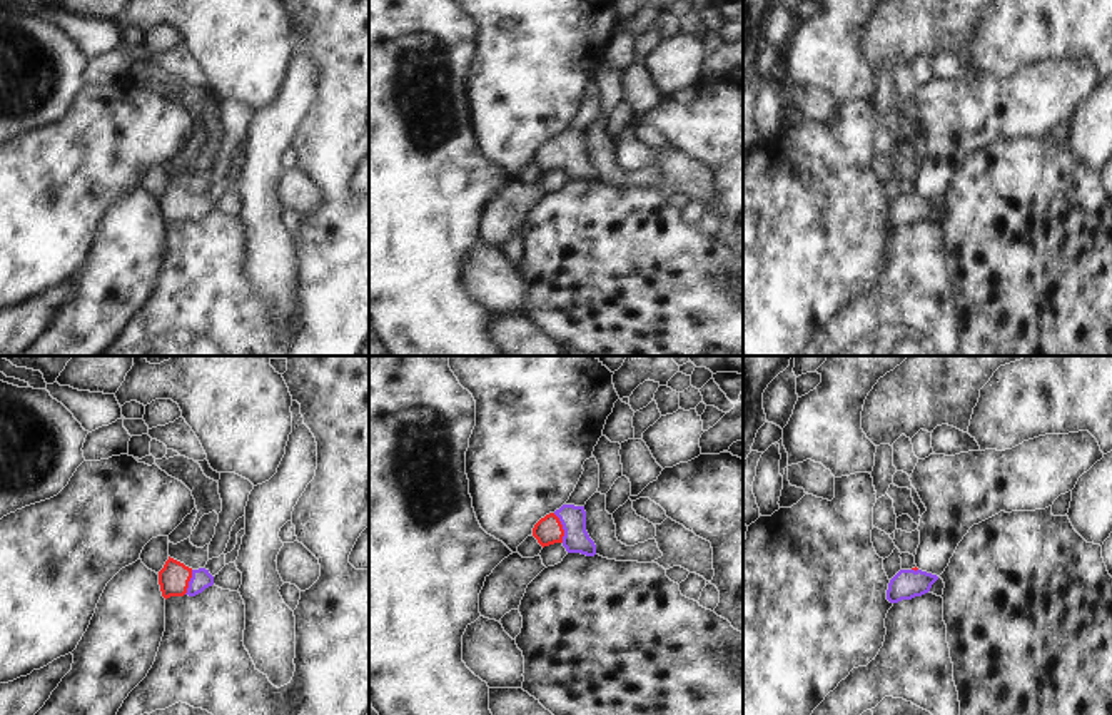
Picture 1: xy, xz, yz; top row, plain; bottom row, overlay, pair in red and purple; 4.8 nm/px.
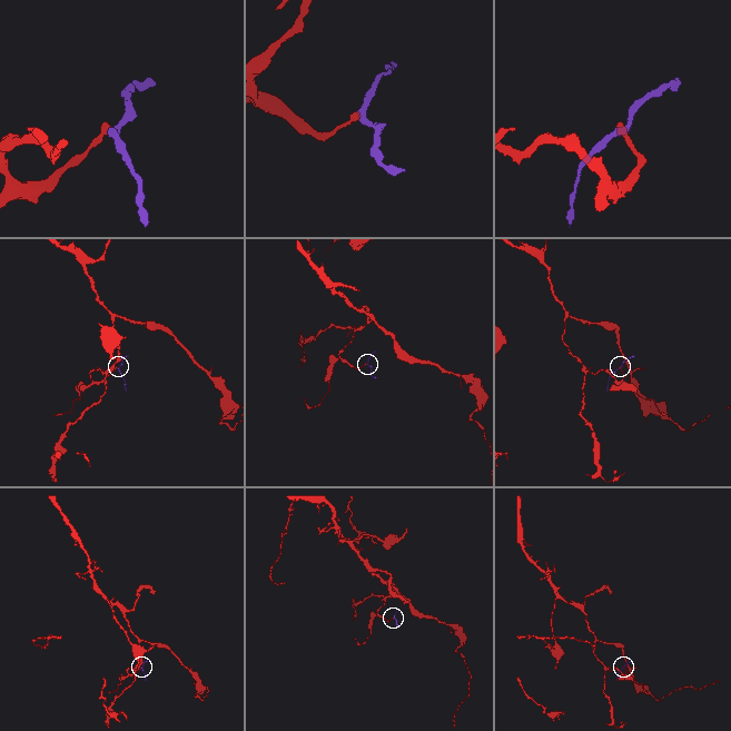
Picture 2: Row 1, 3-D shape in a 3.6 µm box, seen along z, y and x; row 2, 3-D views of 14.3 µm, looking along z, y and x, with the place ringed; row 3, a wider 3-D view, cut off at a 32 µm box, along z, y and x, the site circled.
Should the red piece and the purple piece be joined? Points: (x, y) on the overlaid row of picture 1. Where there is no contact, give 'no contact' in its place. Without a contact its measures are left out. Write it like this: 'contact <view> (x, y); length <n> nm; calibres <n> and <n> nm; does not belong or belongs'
contact xz (561, 528); length 150 nm; calibres 140 and 130 nm; belongs

